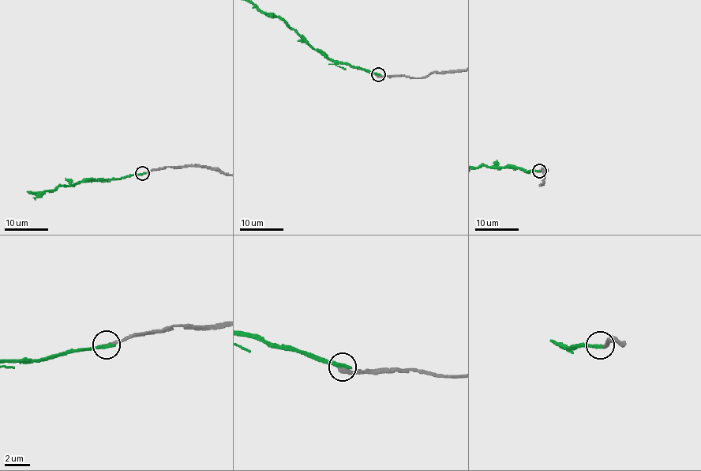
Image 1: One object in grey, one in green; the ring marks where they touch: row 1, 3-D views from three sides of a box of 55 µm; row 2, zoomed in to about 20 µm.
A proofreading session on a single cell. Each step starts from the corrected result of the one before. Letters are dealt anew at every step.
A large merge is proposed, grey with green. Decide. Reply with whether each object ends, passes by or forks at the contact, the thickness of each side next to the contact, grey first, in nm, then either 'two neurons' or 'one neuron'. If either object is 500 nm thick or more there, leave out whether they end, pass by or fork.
grey ends; green ends; calibres 320 and 360 nm; two neurons

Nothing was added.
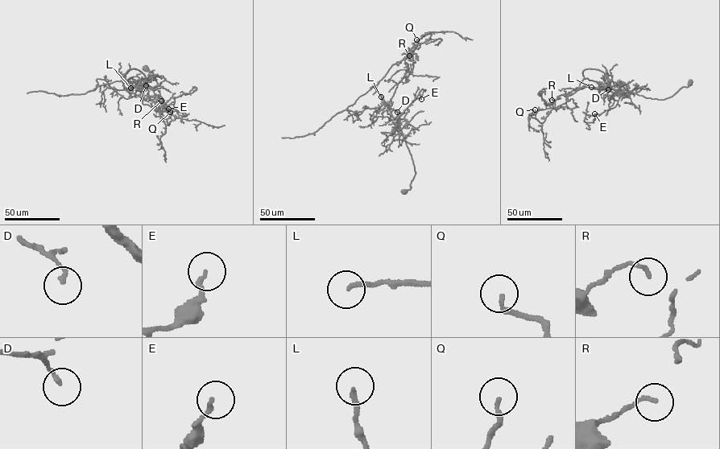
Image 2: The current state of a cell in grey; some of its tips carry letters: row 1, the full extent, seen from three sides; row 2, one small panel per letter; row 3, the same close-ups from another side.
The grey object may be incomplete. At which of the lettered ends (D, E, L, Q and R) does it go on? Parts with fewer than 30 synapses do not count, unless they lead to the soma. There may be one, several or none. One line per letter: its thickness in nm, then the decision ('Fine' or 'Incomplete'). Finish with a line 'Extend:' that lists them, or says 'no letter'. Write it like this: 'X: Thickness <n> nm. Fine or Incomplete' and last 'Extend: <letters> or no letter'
D: Thickness 150 nm. Fine
E: Thickness 170 nm. Fine
L: Thickness 180 nm. Incomplete
Q: Thickness 180 nm. Fine
R: Thickness 140 nm. Fine
Extend: L

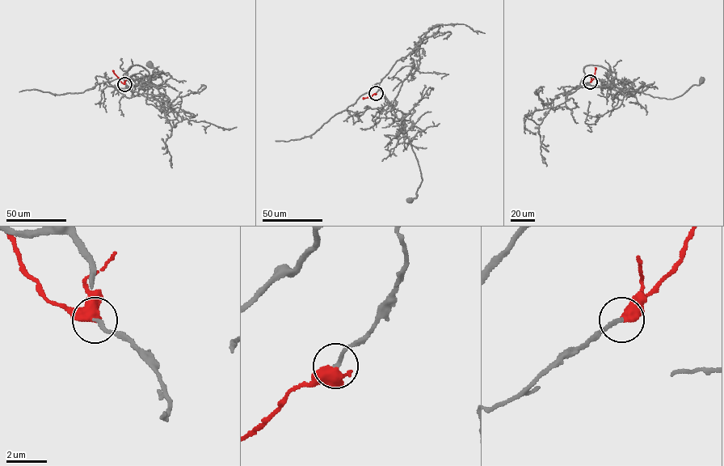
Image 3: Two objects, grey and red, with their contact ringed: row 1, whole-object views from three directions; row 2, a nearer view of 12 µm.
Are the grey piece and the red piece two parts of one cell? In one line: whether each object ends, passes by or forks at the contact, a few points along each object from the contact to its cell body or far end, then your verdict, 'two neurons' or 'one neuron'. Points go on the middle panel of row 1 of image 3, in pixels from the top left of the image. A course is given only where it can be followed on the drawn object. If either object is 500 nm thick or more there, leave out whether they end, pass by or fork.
grey ends; red passes by; course grey (376, 93), (379, 83), (372, 86), (376, 85), (401, 112), (422, 179), (417, 196), (410, 200); course red (376, 93), (369, 98), (363, 97); one neuron

